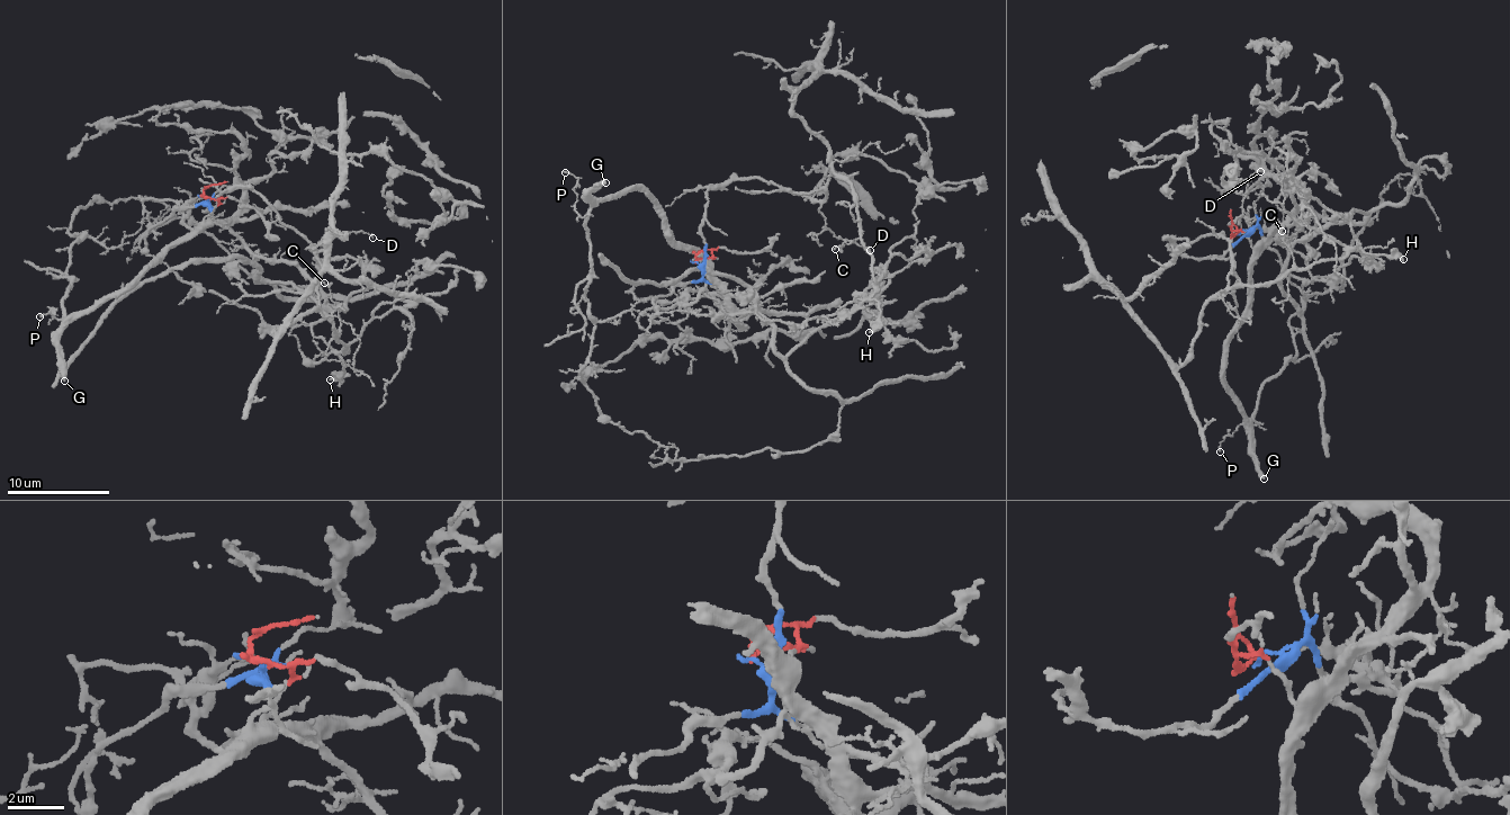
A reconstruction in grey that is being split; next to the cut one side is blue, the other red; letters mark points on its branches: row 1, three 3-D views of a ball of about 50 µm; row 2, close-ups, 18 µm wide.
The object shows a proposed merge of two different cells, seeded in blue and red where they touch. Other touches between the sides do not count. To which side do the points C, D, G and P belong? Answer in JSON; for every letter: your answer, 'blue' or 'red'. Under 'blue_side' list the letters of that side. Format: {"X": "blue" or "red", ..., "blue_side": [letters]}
{"C": "blue", "D": "blue", "G": "red", "P": "red", "blue_side": ["C", "D"]}

